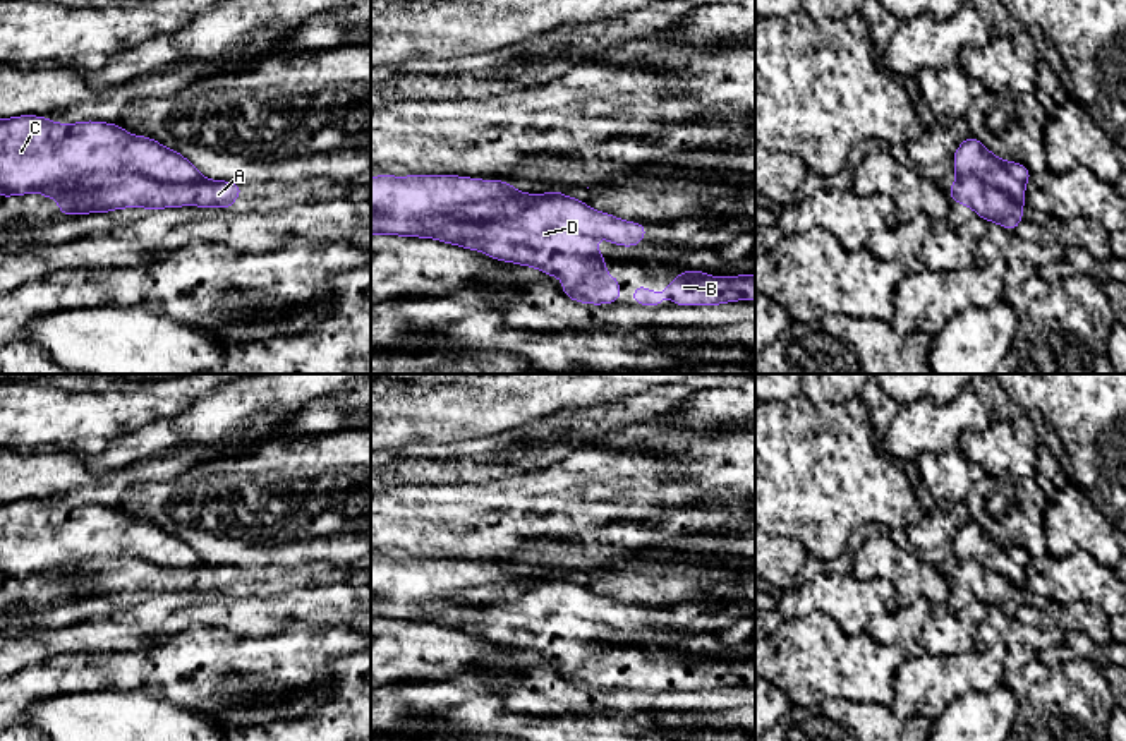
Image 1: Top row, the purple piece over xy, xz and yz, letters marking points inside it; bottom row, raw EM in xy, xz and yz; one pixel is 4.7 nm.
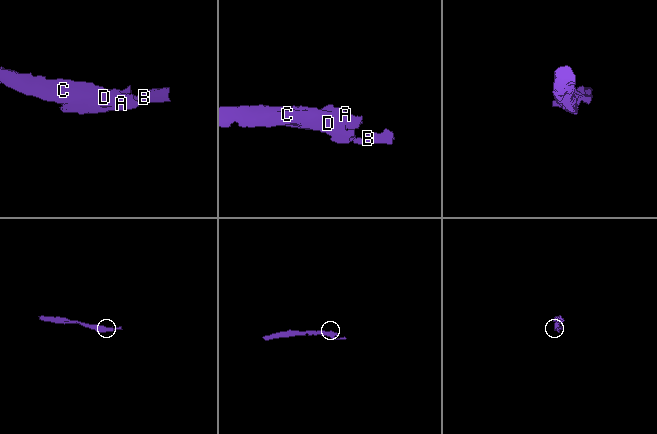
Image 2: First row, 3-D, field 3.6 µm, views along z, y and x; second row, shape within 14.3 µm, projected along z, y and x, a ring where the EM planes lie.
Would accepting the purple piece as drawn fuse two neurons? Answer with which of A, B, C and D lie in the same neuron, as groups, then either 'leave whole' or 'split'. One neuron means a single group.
groups A / B C D; split

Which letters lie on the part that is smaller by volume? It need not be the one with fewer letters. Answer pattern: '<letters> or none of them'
A

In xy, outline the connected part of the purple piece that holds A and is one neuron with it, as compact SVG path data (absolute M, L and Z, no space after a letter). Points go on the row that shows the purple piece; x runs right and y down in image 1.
M89 173L43 190L45 199L58 197L58 216L69 213L108 213L122 208L199 206L230 211L245 187L227 180L170 184L134 173Z

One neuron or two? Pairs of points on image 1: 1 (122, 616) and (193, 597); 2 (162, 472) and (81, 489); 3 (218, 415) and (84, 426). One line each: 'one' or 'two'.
1: one
2: one
3: two

